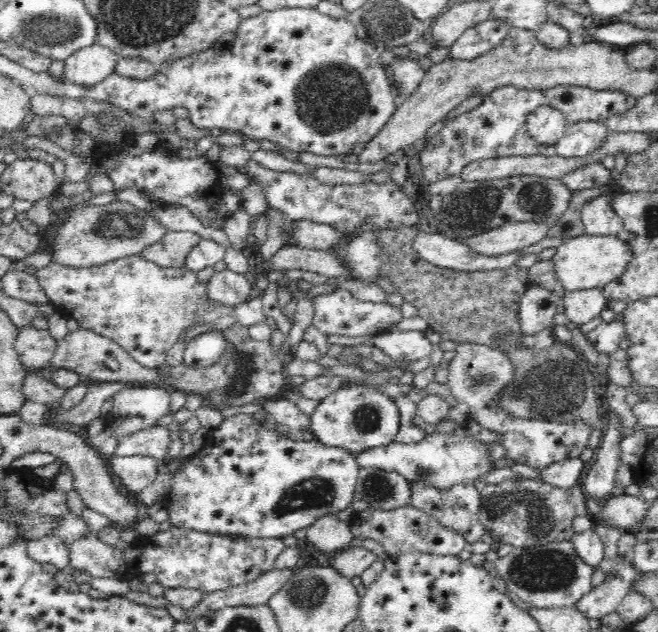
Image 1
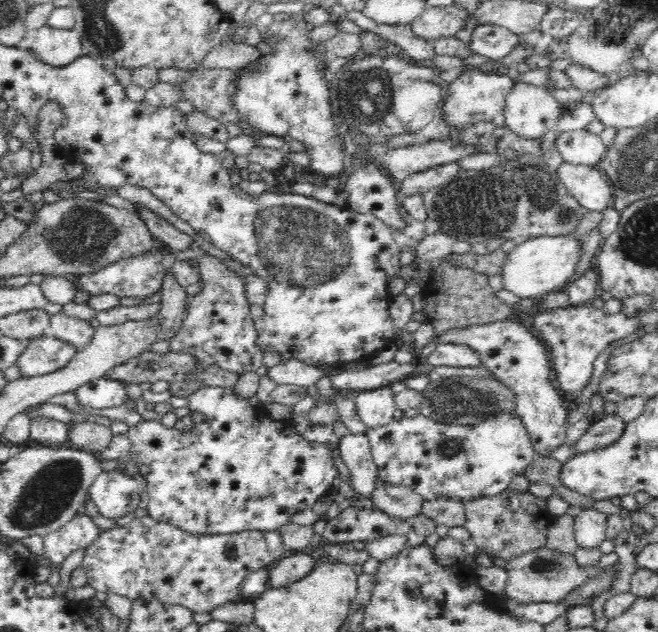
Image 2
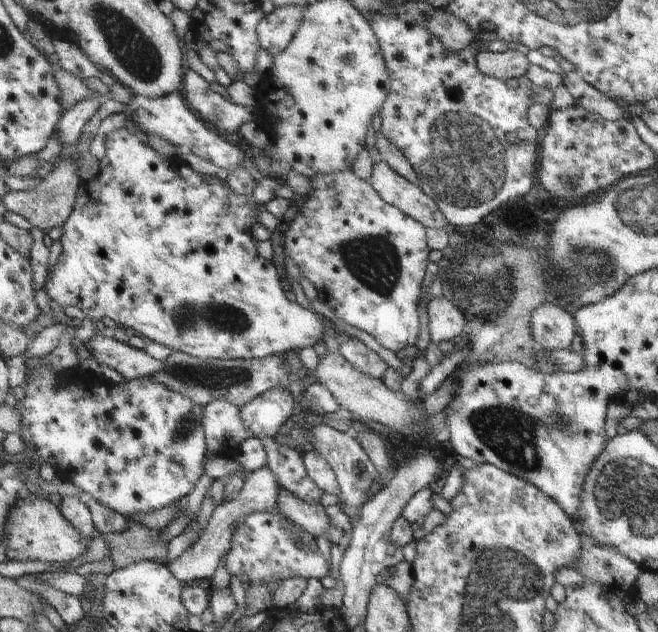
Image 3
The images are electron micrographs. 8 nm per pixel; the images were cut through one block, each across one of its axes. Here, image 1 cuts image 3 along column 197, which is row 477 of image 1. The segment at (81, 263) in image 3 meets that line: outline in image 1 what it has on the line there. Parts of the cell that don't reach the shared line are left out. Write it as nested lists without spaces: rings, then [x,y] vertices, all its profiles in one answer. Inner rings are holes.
[[[241,413],[232,415],[225,418],[220,426],[210,430],[208,436],[205,437],[205,442],[200,451],[189,458],[189,461],[183,466],[180,474],[174,475],[174,486],[170,489],[168,494],[168,511],[169,522],[173,526],[180,528],[186,528],[190,530],[197,530],[200,532],[226,535],[232,538],[238,537],[254,537],[254,538],[281,538],[284,536],[290,536],[296,532],[296,530],[302,530],[308,528],[314,524],[317,518],[324,515],[334,515],[340,510],[348,508],[353,502],[352,498],[355,493],[356,480],[358,478],[360,466],[357,463],[357,458],[348,451],[341,449],[340,447],[329,447],[318,439],[312,440],[290,440],[286,437],[286,431],[283,428],[266,428],[265,422],[256,422],[252,418],[252,414]]]

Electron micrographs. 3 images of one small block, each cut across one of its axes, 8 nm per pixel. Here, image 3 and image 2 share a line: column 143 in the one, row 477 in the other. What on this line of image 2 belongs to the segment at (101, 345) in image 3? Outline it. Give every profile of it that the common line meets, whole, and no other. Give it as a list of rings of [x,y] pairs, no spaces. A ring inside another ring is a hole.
[[[365,434],[345,435],[339,439],[338,449],[350,470],[353,490],[370,498],[378,479],[378,467],[373,461],[368,437]]]

